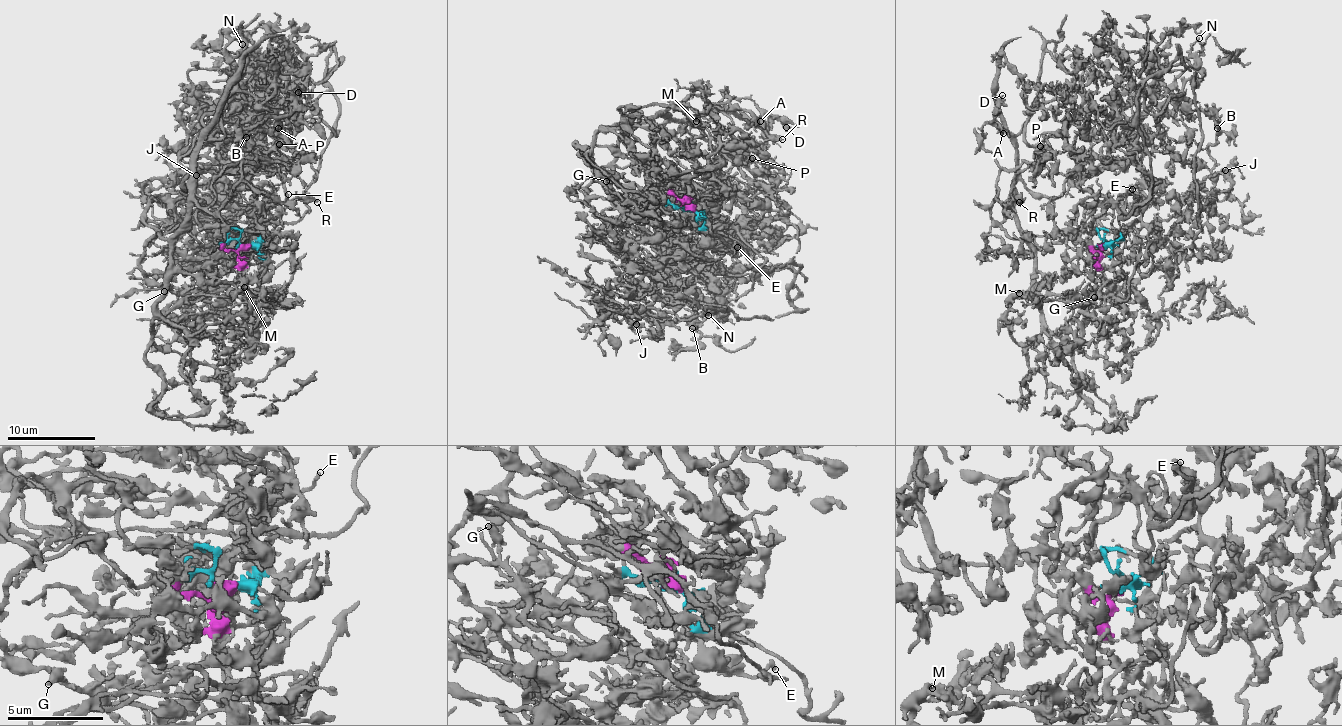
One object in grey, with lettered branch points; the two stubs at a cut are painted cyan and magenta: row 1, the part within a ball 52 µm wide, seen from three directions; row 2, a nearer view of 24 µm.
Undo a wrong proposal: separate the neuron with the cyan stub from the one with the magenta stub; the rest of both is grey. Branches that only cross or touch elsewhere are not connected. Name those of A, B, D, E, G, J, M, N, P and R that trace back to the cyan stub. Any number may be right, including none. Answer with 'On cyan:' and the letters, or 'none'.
On cyan: B, E, J, N

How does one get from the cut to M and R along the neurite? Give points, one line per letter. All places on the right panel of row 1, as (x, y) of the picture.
M: (1105, 245), (1073, 250), (1061, 232), (1062, 242), (1050, 242), (1036, 252), (1030, 285), (1068, 300), (1018, 293)
R: (1105, 245), (1073, 250), (1059, 232), (1037, 248), (1012, 213), (992, 218), (998, 188), (1004, 207), (1018, 203)

